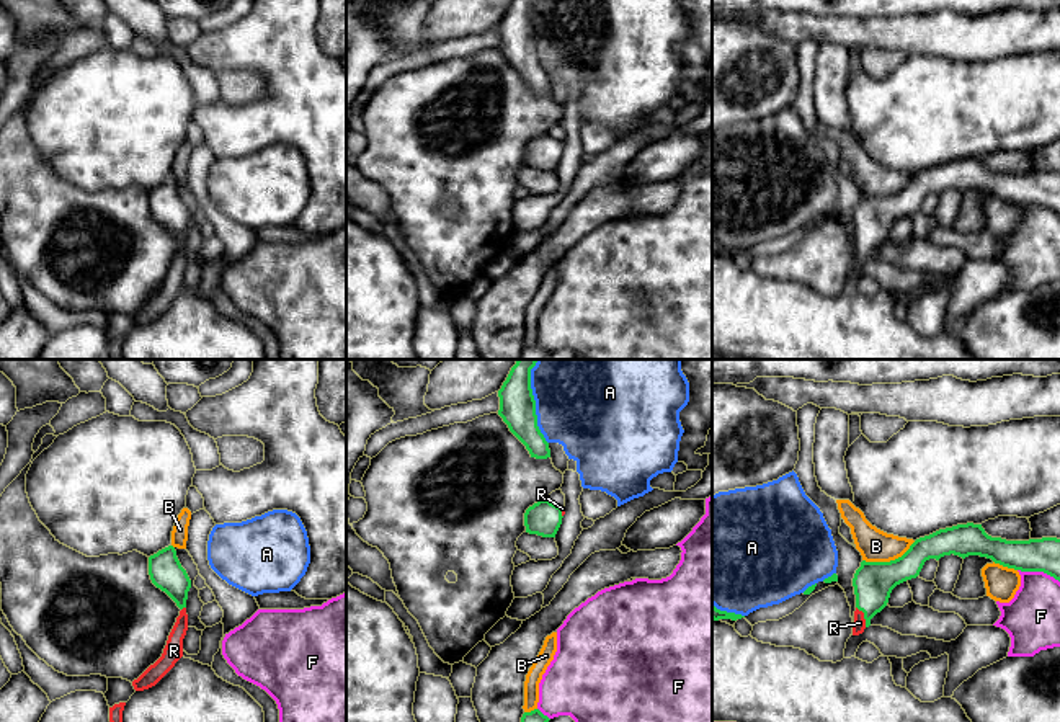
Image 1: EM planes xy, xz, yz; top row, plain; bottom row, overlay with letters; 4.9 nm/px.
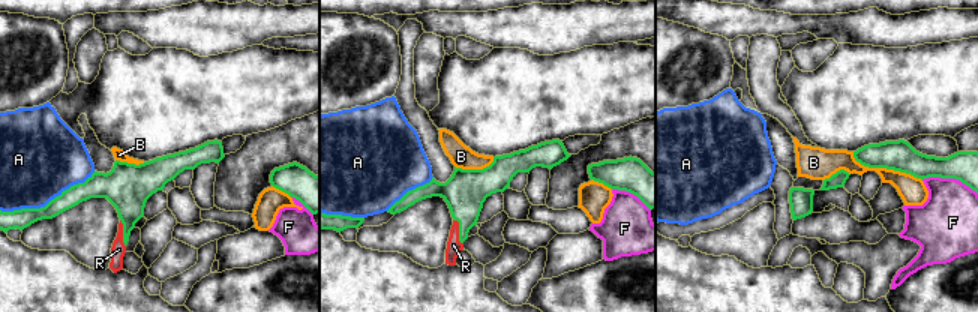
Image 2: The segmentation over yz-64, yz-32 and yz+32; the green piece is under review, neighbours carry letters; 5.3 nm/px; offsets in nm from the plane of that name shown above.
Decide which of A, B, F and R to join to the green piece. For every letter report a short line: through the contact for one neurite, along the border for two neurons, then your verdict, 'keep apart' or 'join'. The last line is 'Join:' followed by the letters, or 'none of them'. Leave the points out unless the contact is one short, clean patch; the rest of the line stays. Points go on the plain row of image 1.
A: keep apart
B: keep apart
F: line yz (1018, 203), (1049, 208), (1059, 216); keep apart
R: line yz (872, 216), (872, 229), (864, 250), (859, 257); join
Join: R

